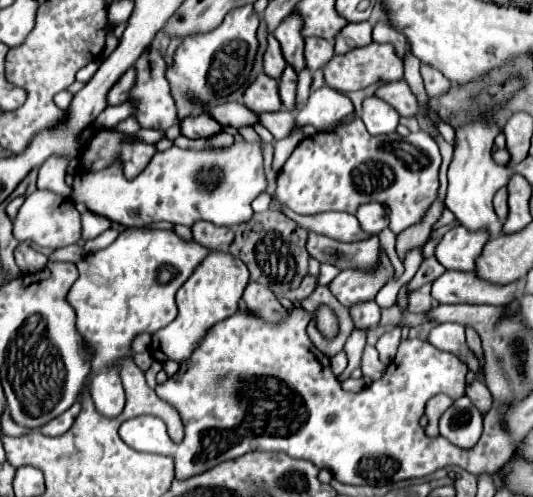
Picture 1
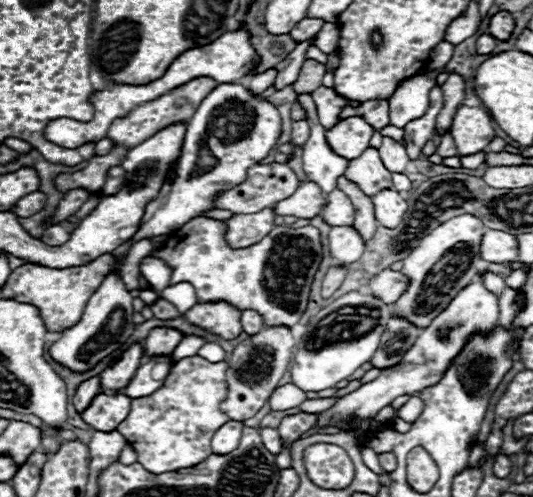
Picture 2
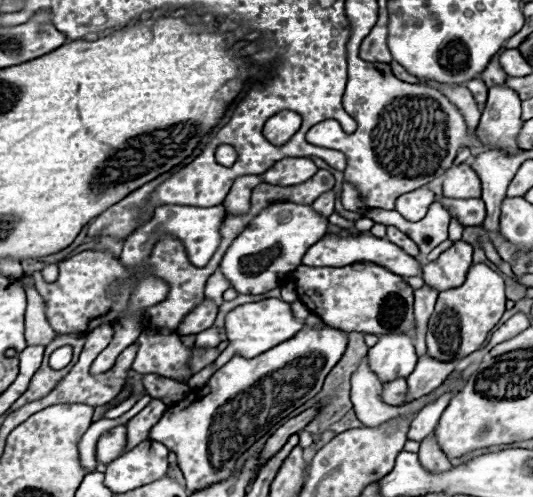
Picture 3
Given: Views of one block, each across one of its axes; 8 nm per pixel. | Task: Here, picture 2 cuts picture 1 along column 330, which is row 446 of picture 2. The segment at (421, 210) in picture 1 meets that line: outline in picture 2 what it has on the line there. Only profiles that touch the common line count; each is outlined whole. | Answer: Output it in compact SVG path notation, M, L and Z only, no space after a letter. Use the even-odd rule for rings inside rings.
M198 354L182 358L172 366L166 384L162 384L158 392L142 400L132 400L130 414L116 430L138 454L138 464L152 474L164 474L192 468L212 454L210 440L228 420L228 416L220 412L220 402L228 392L226 368L228 364L224 360L208 362Z

